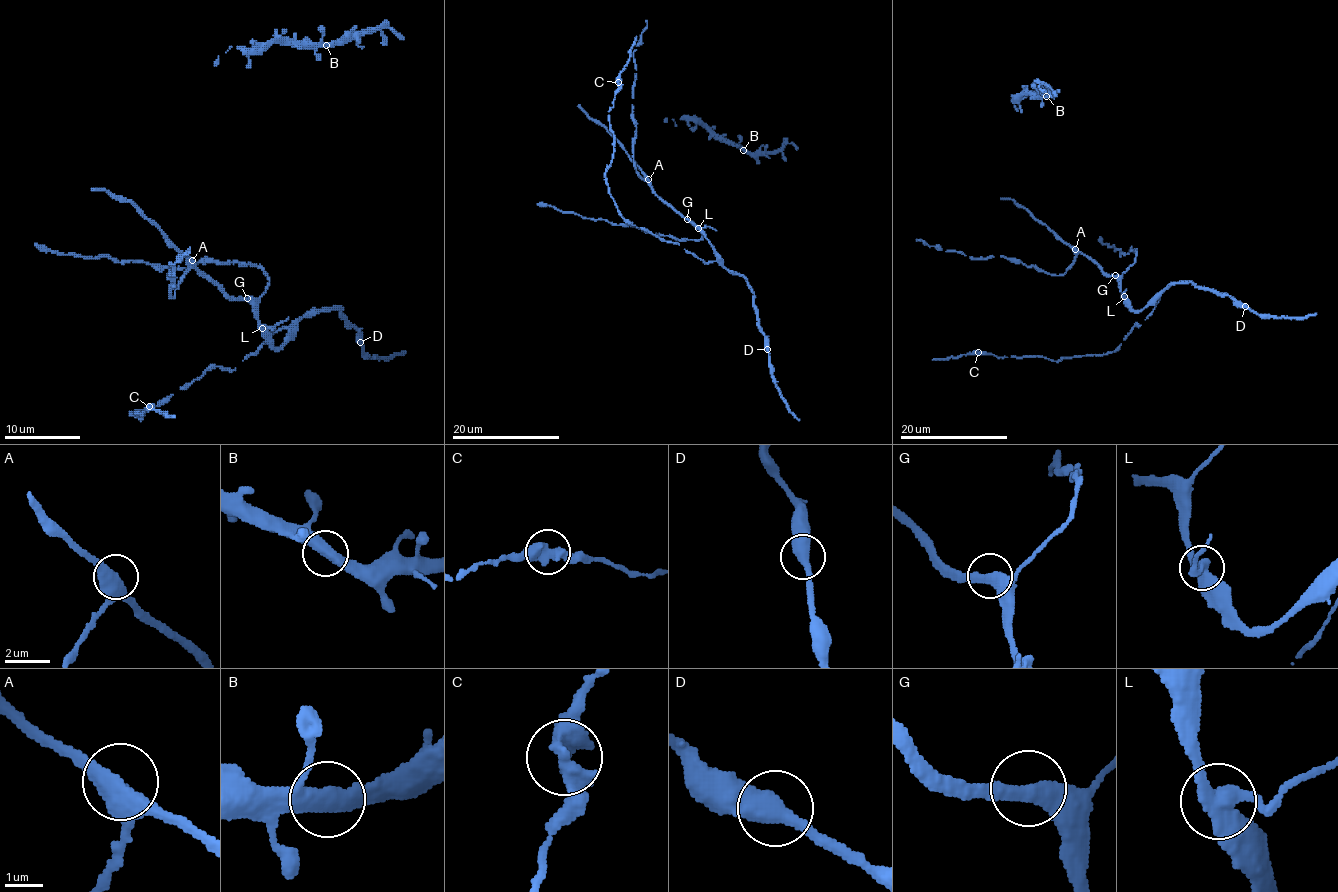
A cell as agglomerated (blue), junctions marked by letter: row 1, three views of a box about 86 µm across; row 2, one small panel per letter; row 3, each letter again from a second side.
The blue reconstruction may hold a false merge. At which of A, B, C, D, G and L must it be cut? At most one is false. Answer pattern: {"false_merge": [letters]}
{"false_merge": ["L"]}

